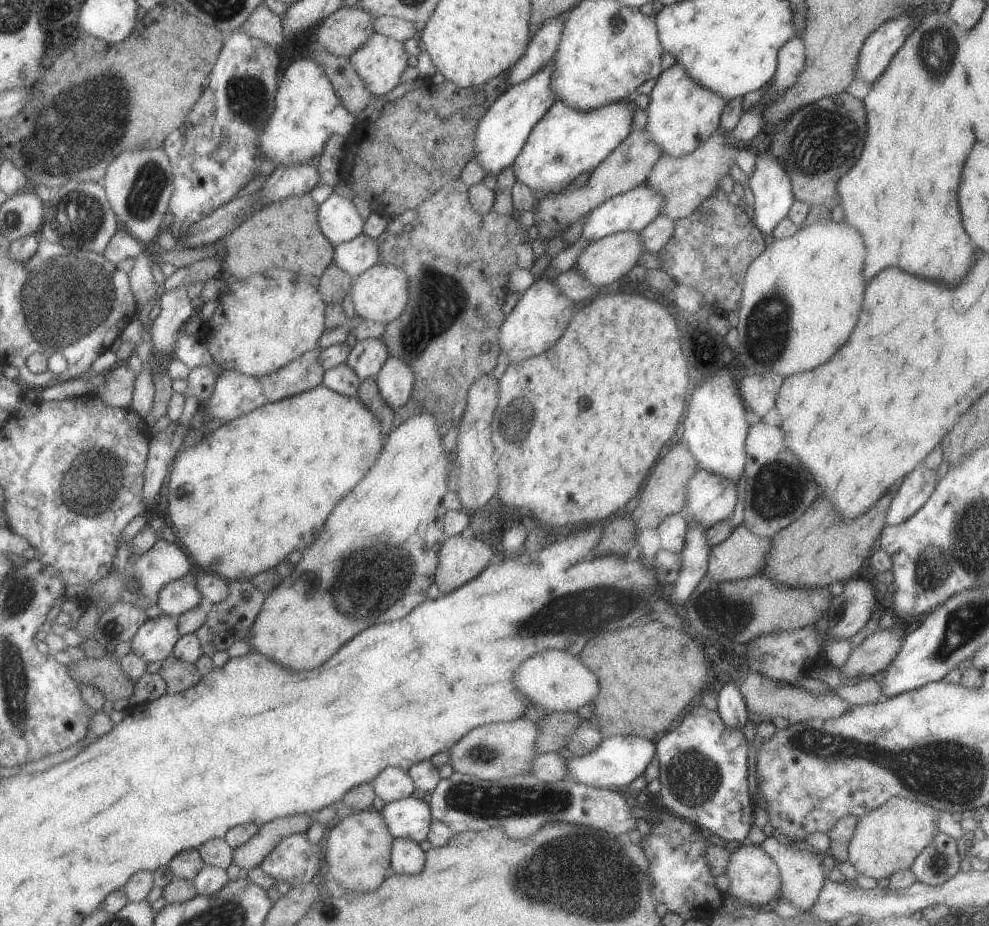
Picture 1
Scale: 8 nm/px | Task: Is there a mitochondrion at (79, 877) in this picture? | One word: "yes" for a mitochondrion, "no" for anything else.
no

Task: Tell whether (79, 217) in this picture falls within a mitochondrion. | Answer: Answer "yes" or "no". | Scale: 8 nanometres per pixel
yes

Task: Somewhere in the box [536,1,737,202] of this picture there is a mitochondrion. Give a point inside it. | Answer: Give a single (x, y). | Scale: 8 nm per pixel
(564, 156)

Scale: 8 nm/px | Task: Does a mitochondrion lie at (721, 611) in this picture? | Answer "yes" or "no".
yes

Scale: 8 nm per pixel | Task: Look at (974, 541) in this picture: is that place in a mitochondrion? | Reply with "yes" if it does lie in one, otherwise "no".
yes

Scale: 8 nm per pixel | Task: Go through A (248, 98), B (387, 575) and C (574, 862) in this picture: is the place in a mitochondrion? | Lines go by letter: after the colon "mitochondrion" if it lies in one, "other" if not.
A: mitochondrion
B: mitochondrion
C: mitochondrion

